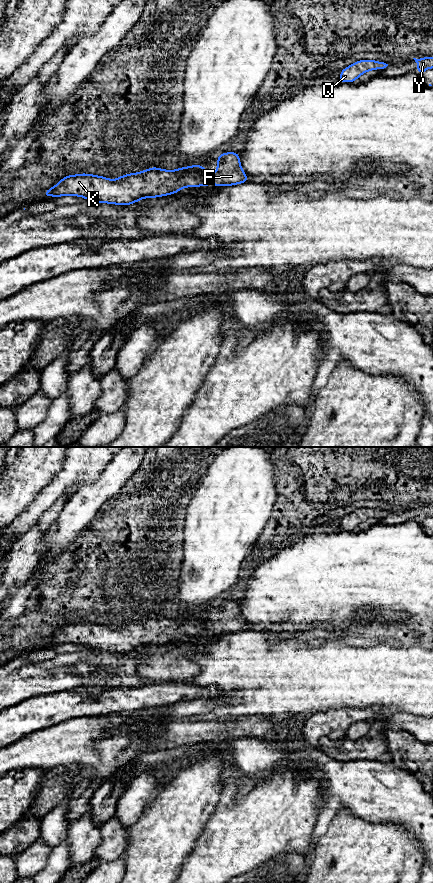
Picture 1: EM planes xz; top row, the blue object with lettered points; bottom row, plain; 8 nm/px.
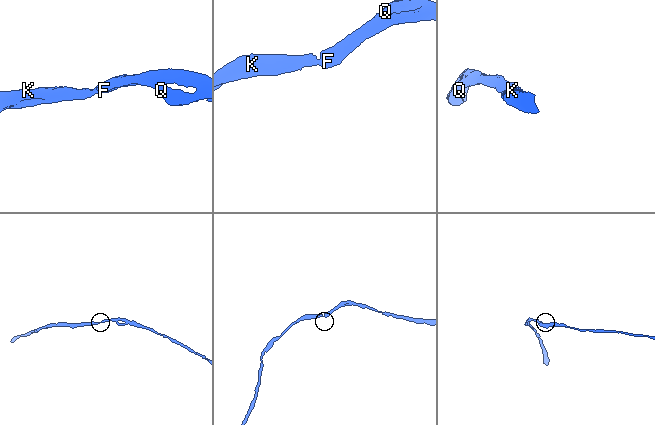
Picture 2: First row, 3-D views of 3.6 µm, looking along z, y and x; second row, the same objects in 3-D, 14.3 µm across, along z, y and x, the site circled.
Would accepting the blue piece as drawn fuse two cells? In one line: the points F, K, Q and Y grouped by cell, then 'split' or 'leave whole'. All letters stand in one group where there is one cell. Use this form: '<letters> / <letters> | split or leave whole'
F K Q Y | leave whole

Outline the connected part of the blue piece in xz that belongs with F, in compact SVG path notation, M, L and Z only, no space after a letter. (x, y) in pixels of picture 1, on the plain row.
M226 600L217 603L217 607L218 617L212 623L210 623L208 618L202 613L192 613L172 619L151 615L138 621L130 621L120 624L116 626L115 629L98 623L81 621L64 625L57 633L44 639L42 643L45 646L49 644L55 644L57 646L65 643L72 643L86 646L91 651L132 653L143 646L155 646L176 642L180 637L185 635L205 635L209 632L222 635L249 630L249 626L241 616L238 600Z

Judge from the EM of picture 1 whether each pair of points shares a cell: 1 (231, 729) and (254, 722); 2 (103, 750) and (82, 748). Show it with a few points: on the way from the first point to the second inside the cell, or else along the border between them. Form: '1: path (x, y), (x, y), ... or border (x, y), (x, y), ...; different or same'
1: path (237, 728), (248, 726); same
2: border (103, 738), (91, 743), (99, 762), (80, 764); different

